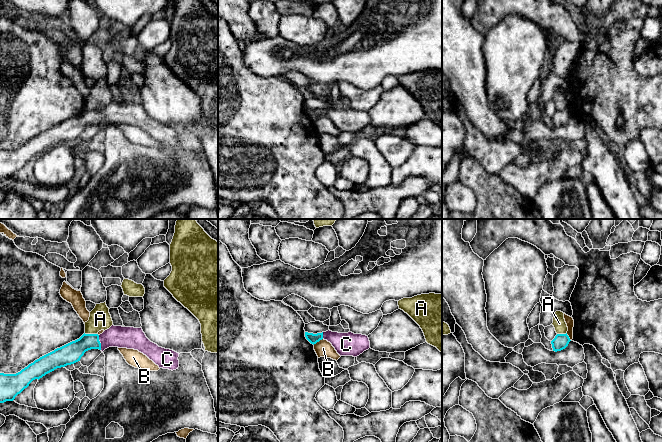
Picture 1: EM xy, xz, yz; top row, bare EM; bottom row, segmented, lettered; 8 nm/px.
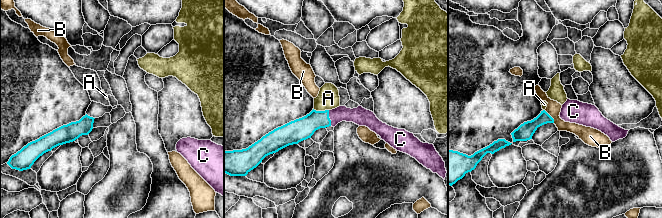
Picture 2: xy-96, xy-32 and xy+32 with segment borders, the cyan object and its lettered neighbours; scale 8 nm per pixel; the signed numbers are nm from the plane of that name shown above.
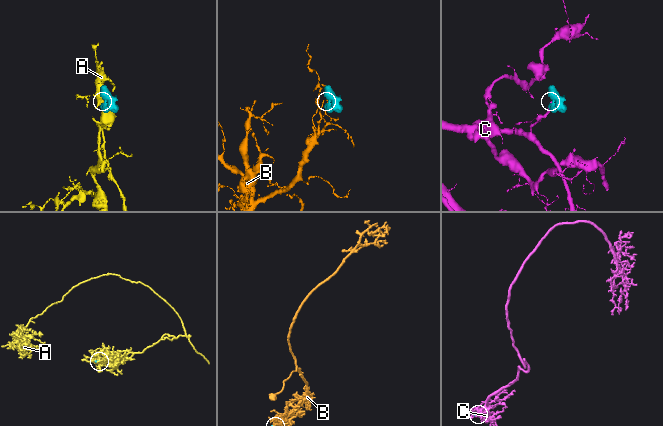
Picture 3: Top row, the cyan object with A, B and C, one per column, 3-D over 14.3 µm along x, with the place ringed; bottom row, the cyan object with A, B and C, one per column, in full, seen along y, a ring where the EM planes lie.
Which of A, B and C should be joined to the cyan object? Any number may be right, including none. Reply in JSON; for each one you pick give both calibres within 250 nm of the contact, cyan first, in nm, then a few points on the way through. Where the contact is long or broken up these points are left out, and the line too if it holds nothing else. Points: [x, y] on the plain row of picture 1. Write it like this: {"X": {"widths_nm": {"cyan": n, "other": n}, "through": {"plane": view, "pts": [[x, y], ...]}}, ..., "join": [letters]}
{"C": {"widths_nm": {"cyan": 160, "other": 180}, "through": {"plane": "xy", "pts": [[72, 128], [85, 118], [99, 118], [116, 112]]}}, "join": ["C"]}

